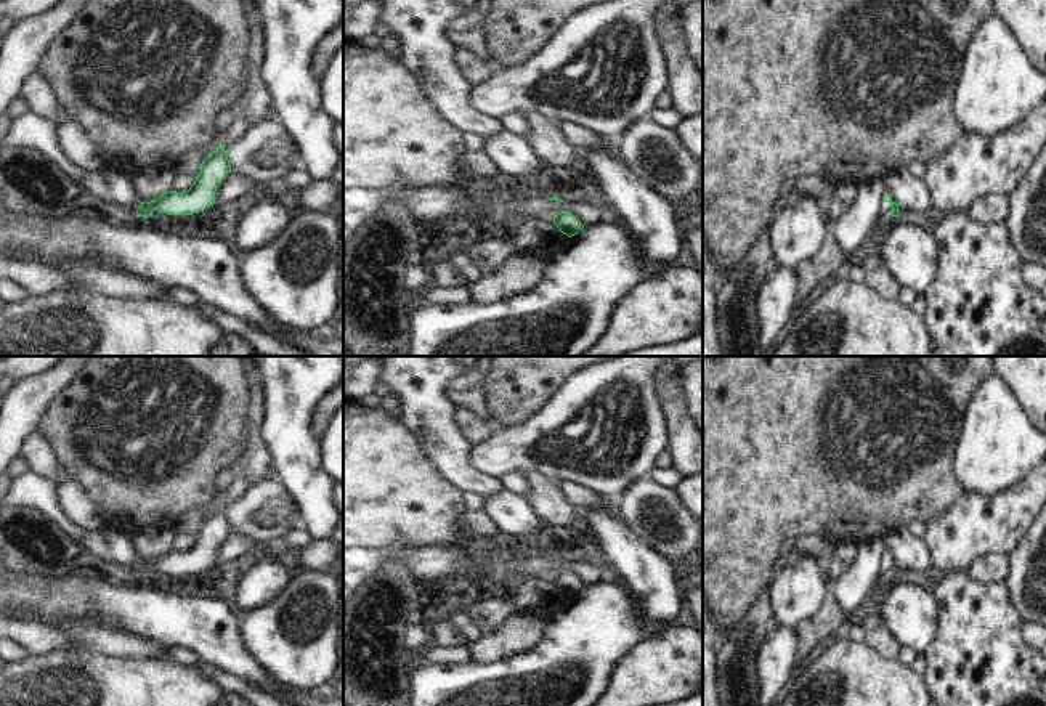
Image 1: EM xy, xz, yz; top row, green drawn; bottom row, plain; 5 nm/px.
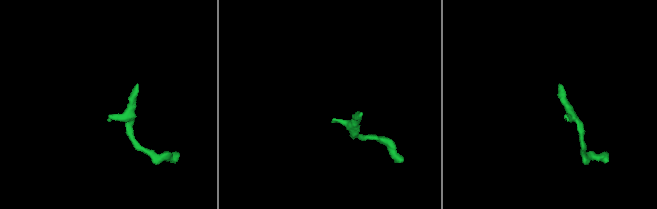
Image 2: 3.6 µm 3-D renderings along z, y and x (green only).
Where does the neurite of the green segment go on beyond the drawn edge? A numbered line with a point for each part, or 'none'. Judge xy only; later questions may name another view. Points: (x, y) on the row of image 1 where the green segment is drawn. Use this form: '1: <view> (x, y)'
1: xy (122, 191)

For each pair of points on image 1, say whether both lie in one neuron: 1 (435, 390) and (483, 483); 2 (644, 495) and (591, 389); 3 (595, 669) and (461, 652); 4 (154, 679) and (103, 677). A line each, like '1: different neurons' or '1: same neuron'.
1: same neuron
2: different neurons
3: different neurons
4: same neuron

